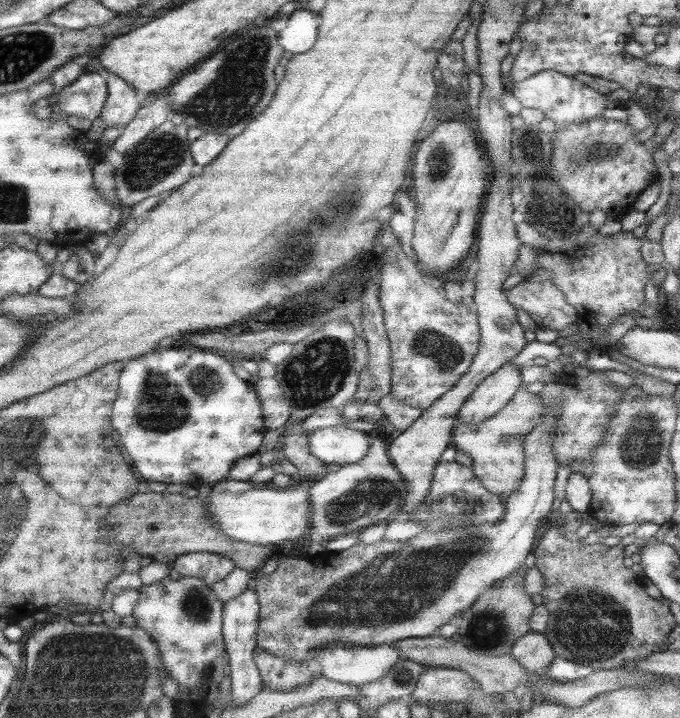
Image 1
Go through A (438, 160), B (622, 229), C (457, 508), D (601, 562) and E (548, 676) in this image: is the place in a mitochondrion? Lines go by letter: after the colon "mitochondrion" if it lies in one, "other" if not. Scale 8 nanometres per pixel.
A: mitochondrion
B: other
C: mitochondrion
D: other
E: other

